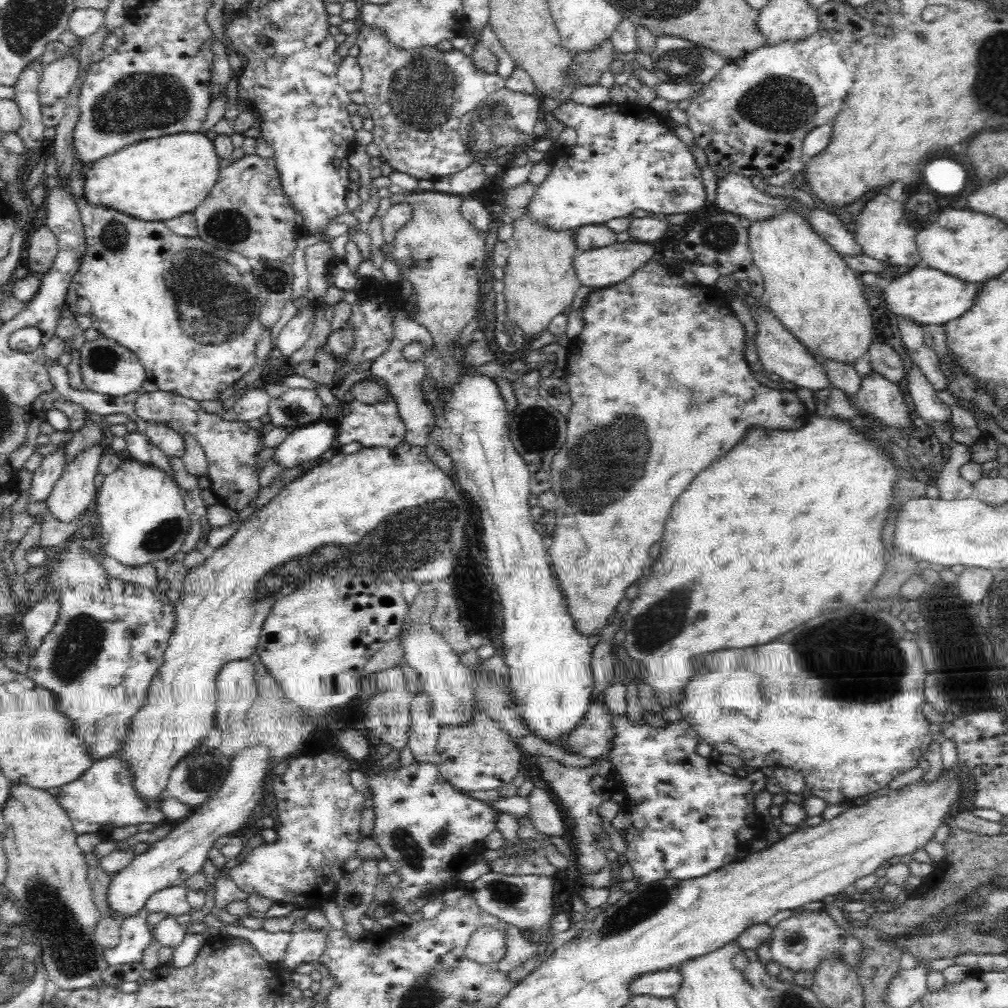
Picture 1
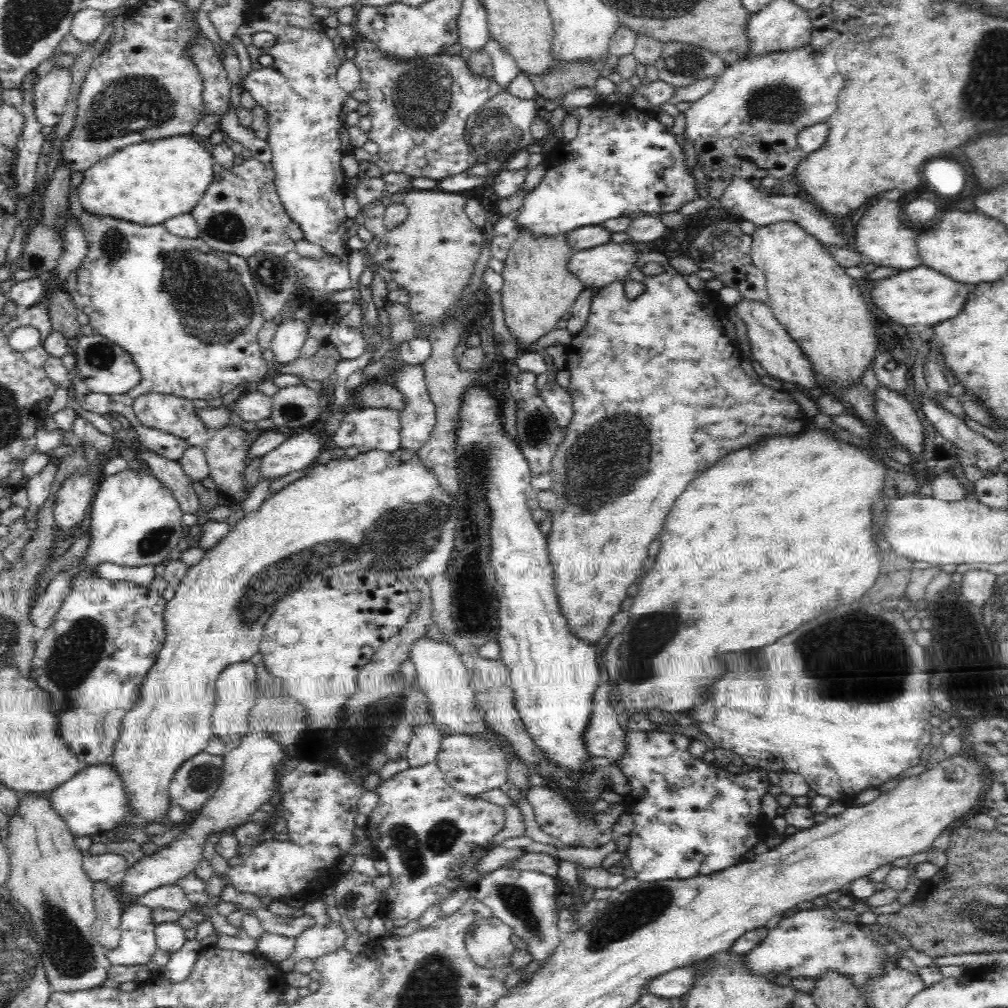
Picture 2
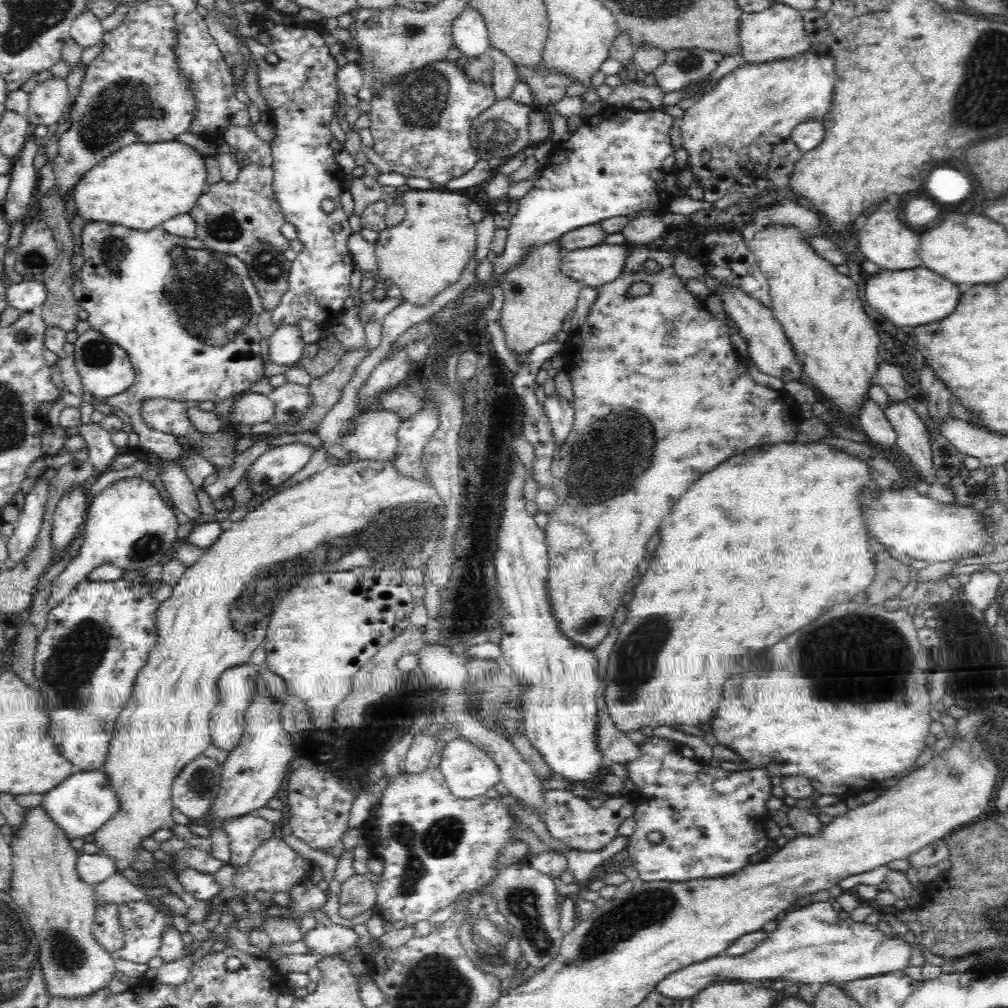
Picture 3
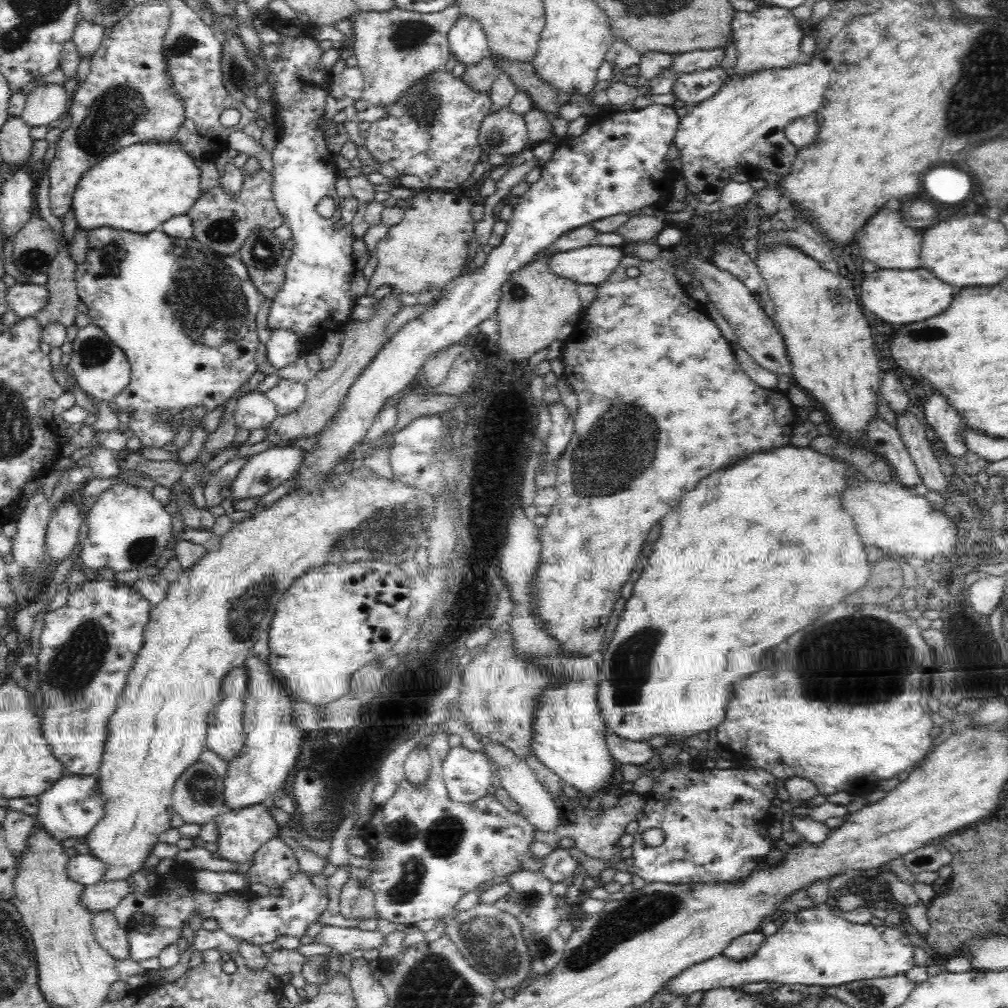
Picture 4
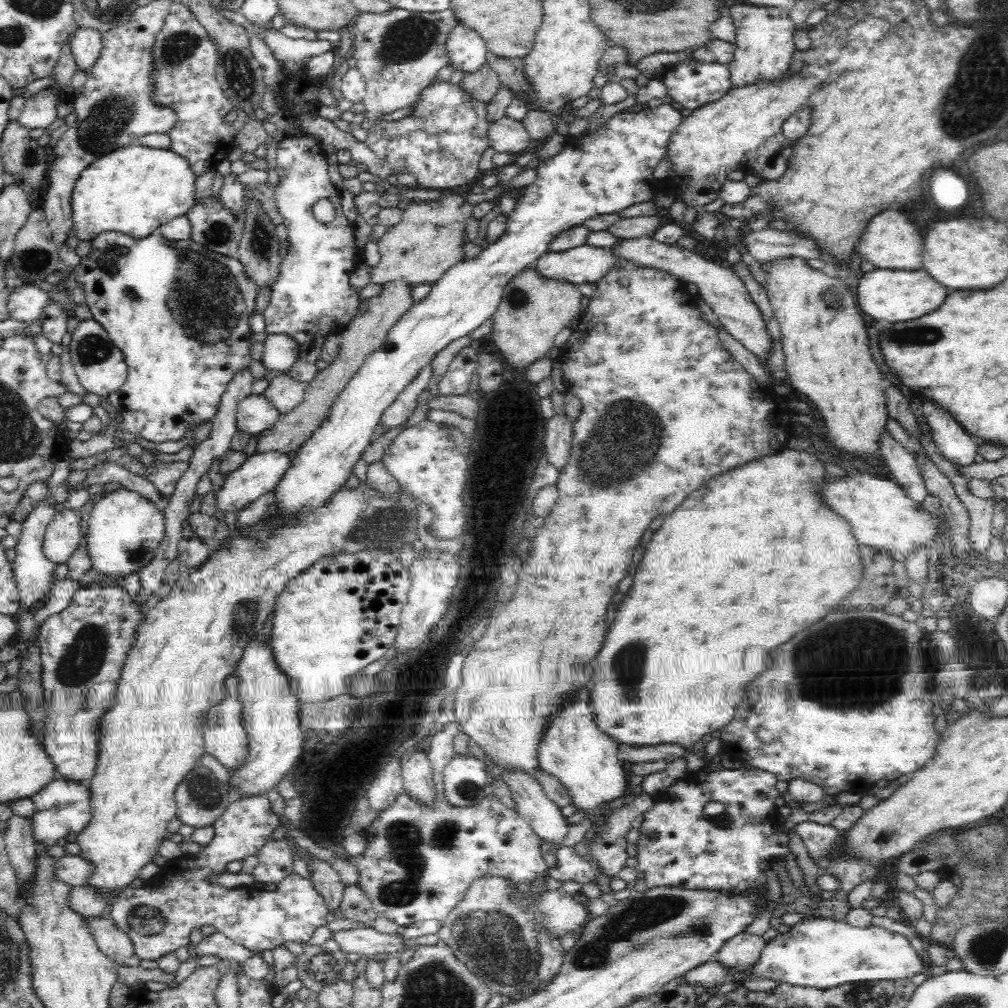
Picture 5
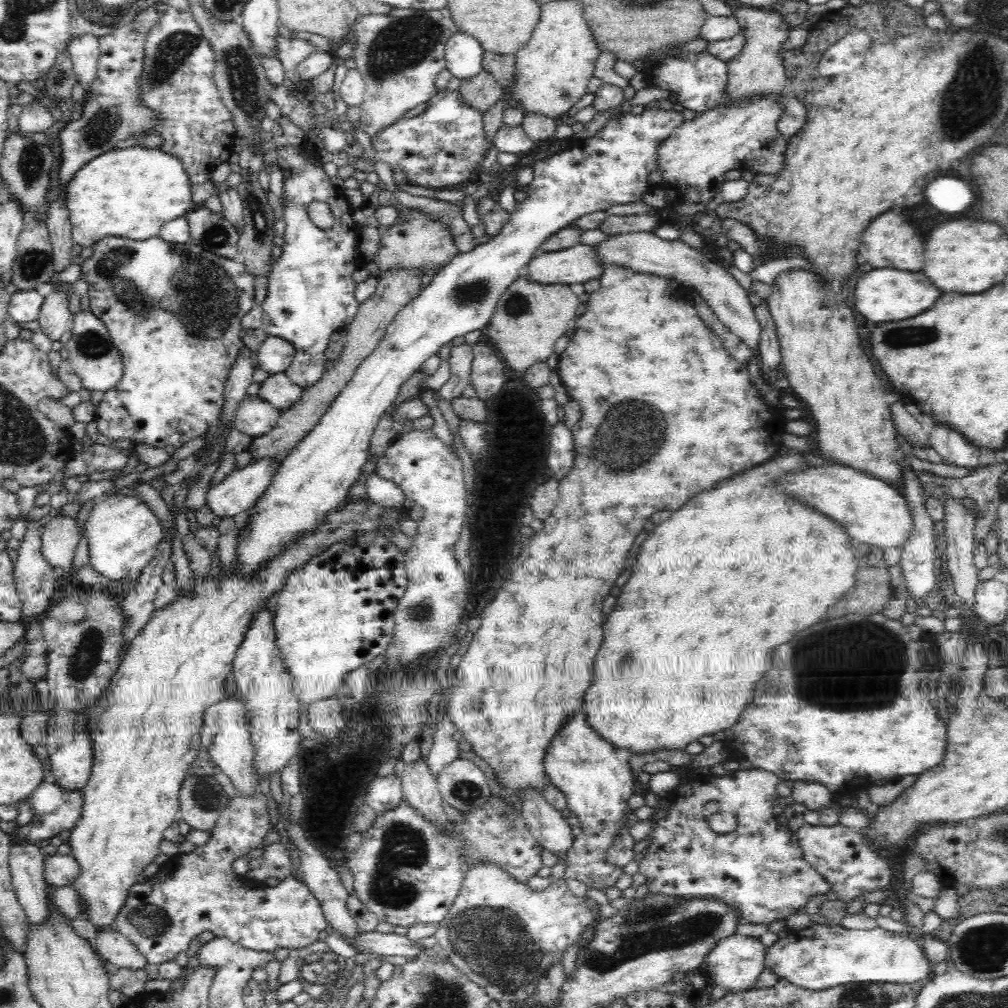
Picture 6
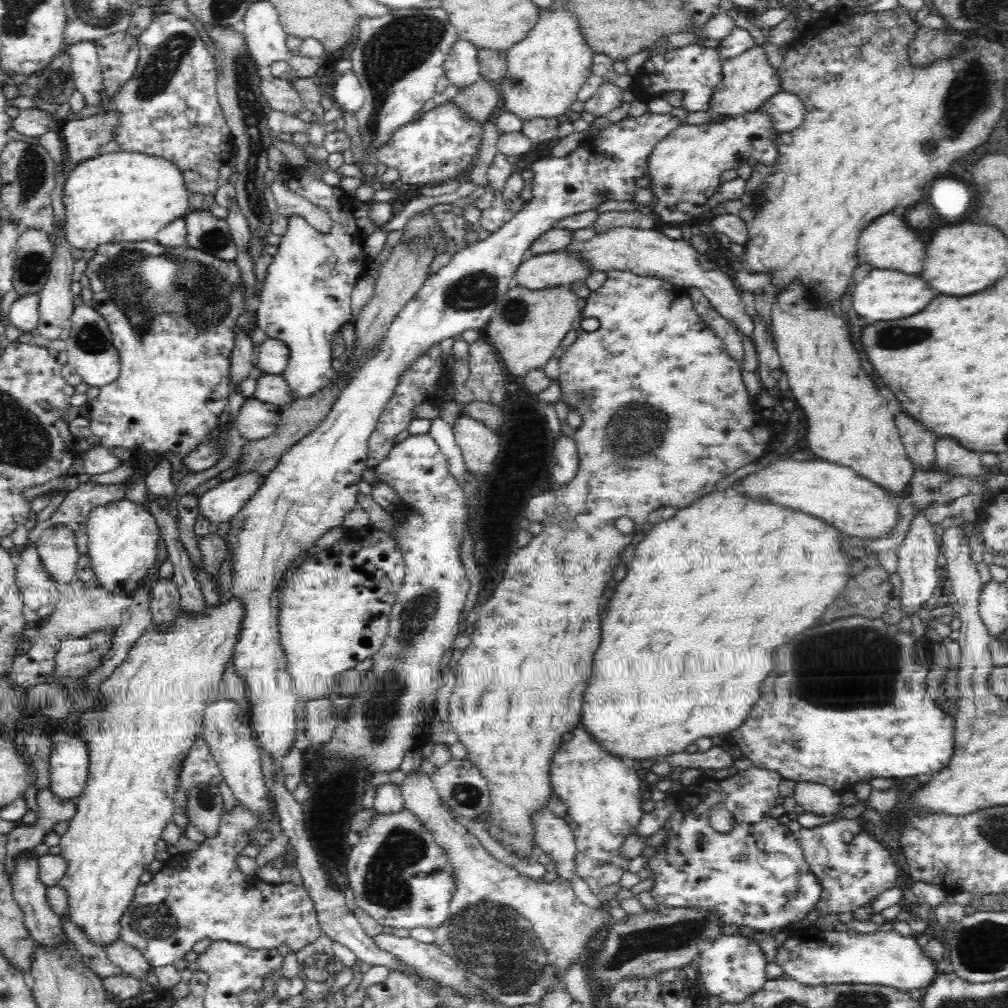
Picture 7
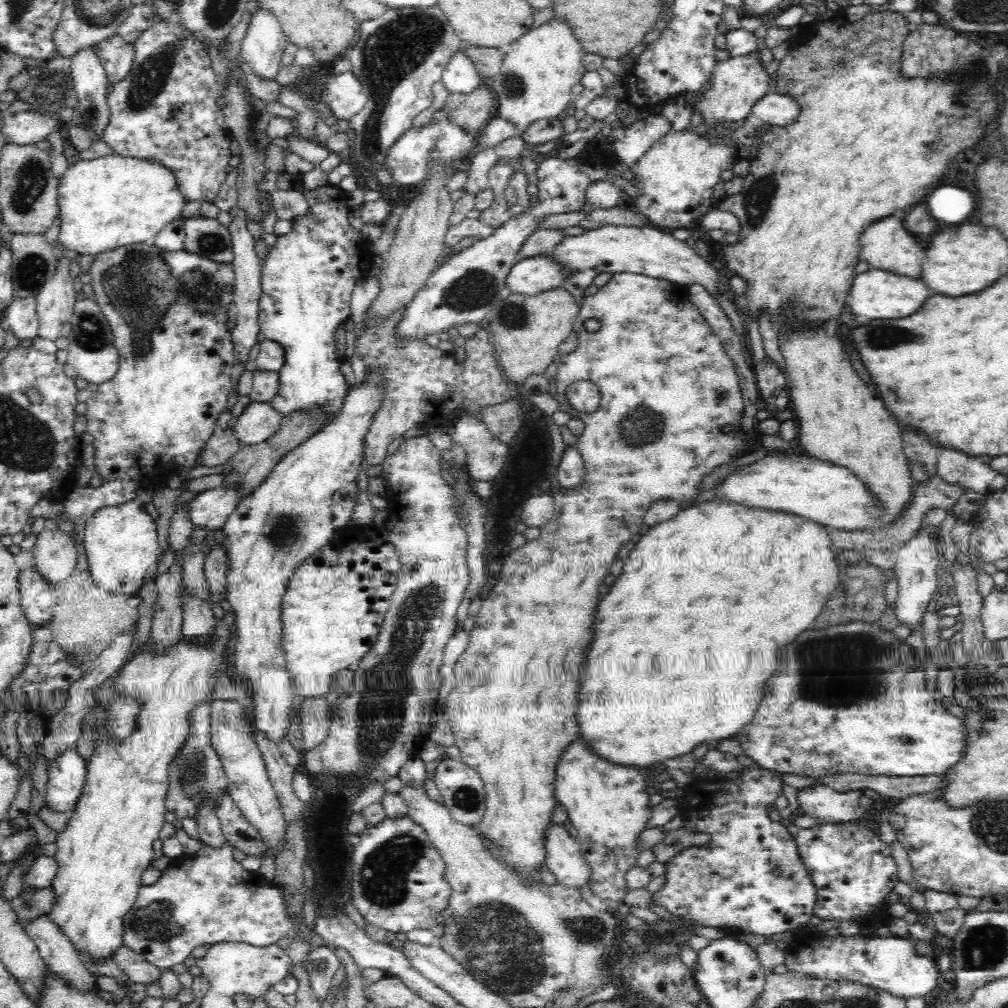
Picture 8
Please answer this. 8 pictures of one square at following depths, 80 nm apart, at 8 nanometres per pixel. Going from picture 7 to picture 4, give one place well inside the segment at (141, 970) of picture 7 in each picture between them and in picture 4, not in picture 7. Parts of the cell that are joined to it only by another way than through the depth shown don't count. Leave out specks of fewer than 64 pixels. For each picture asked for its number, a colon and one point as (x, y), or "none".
4: (106, 930)
5: (114, 944)
6: (117, 950)

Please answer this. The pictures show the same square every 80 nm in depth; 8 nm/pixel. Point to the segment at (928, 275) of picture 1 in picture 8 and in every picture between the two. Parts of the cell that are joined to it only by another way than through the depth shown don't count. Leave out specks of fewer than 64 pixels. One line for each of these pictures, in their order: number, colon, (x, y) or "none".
2: (918, 297)
3: (907, 298)
4: (897, 296)
5: (895, 295)
6: (883, 295)
7: (882, 294)
8: (875, 294)

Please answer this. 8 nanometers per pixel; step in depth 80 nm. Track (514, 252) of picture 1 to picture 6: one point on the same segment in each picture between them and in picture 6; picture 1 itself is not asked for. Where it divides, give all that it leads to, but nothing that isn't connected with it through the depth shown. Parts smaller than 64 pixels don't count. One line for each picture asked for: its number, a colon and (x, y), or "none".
2: (538, 291)
3: (538, 297)
4: (535, 305)
5: (533, 310)
6: (529, 318)

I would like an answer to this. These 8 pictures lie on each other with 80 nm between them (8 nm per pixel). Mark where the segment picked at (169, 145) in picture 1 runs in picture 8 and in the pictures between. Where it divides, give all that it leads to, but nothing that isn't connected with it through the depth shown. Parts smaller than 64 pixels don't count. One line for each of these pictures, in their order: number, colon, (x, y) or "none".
2: (146, 183)
3: (140, 186)
4: (137, 188)
5: (133, 190)
6: (132, 192)
7: (119, 196)
8: (107, 202)

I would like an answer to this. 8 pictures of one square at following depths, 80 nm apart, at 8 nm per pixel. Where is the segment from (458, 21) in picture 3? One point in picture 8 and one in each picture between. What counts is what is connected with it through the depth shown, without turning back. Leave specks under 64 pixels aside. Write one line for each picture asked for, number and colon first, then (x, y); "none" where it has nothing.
4: (467, 41)
5: (466, 50)
6: (463, 54)
7: (461, 69)
8: (460, 77)

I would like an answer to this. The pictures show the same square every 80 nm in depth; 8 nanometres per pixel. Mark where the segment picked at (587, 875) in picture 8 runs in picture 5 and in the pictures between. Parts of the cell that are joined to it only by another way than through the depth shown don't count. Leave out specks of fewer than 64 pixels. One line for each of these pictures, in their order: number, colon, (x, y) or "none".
5: (546, 820)
6: (551, 830)
7: (553, 836)

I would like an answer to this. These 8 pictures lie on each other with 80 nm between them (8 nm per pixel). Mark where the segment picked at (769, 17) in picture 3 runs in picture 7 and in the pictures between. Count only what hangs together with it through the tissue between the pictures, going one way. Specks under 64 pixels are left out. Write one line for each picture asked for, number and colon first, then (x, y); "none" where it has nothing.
4: (767, 38)
5: (764, 35)
6: (757, 72)
7: (747, 80)

